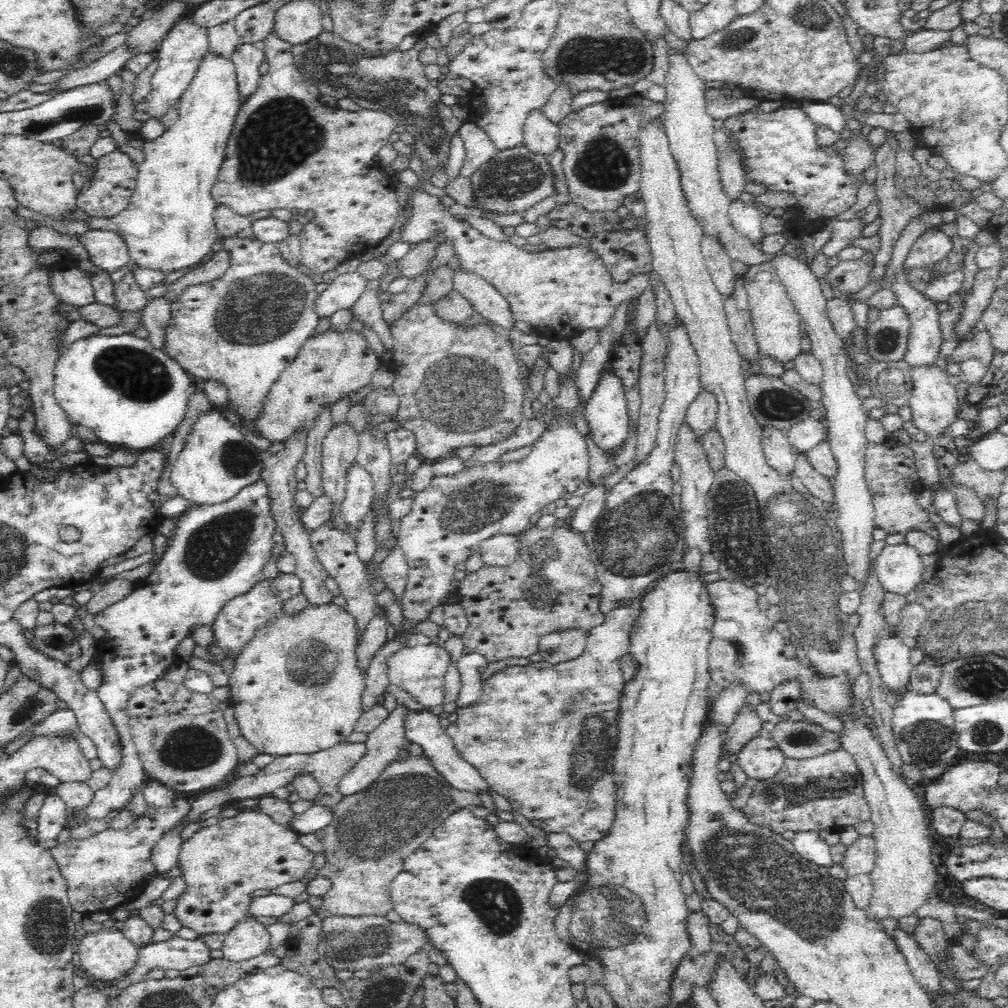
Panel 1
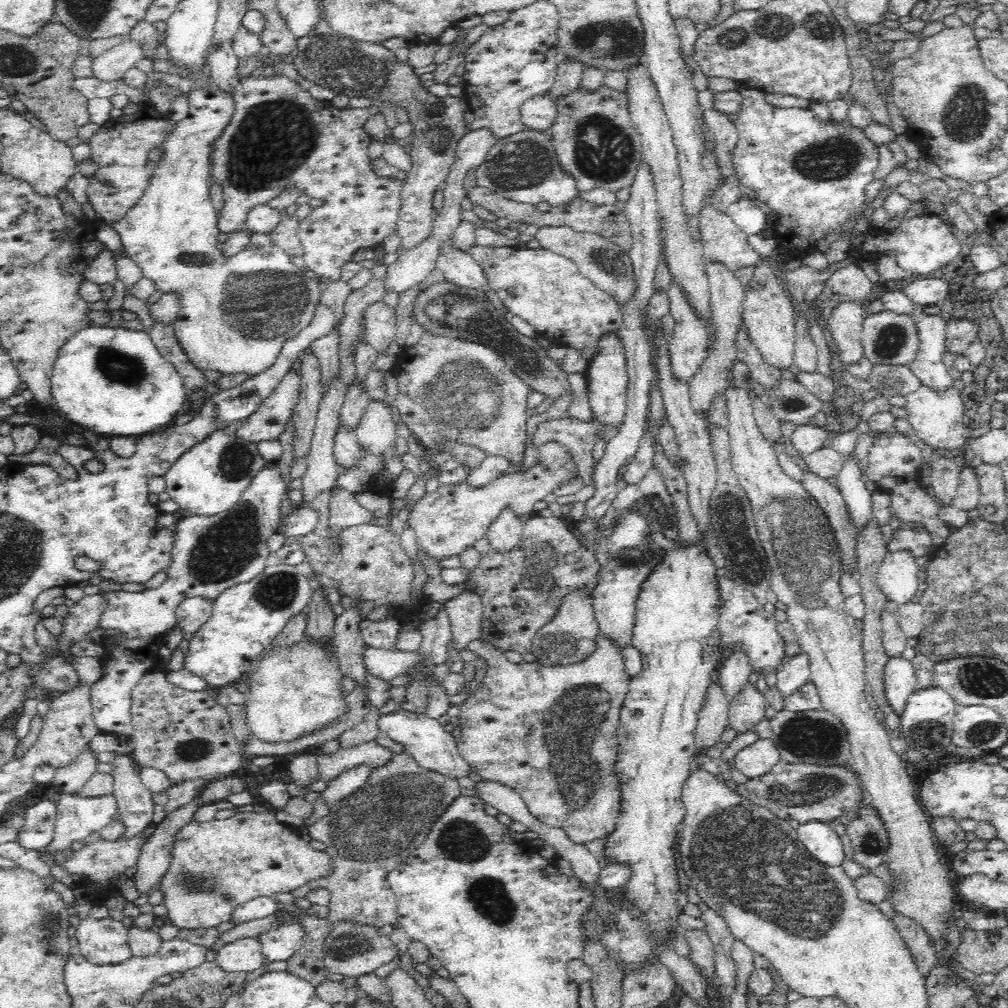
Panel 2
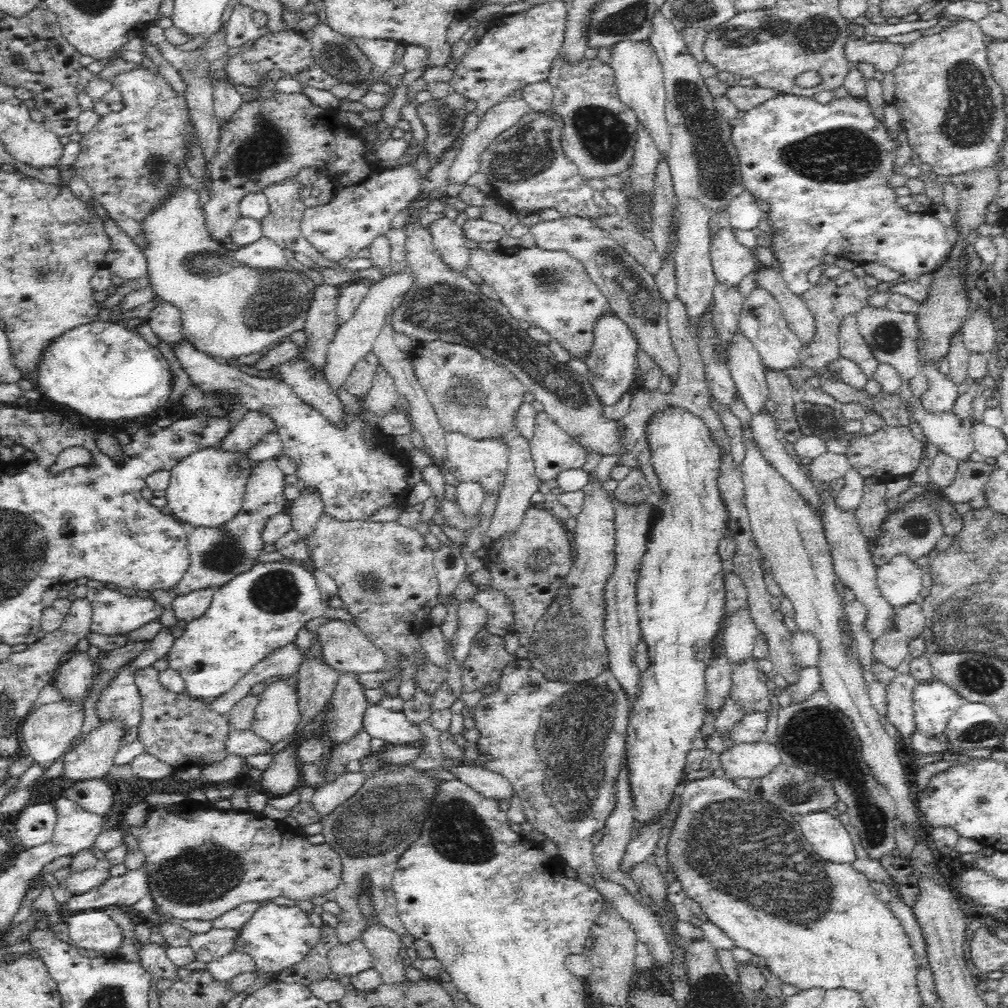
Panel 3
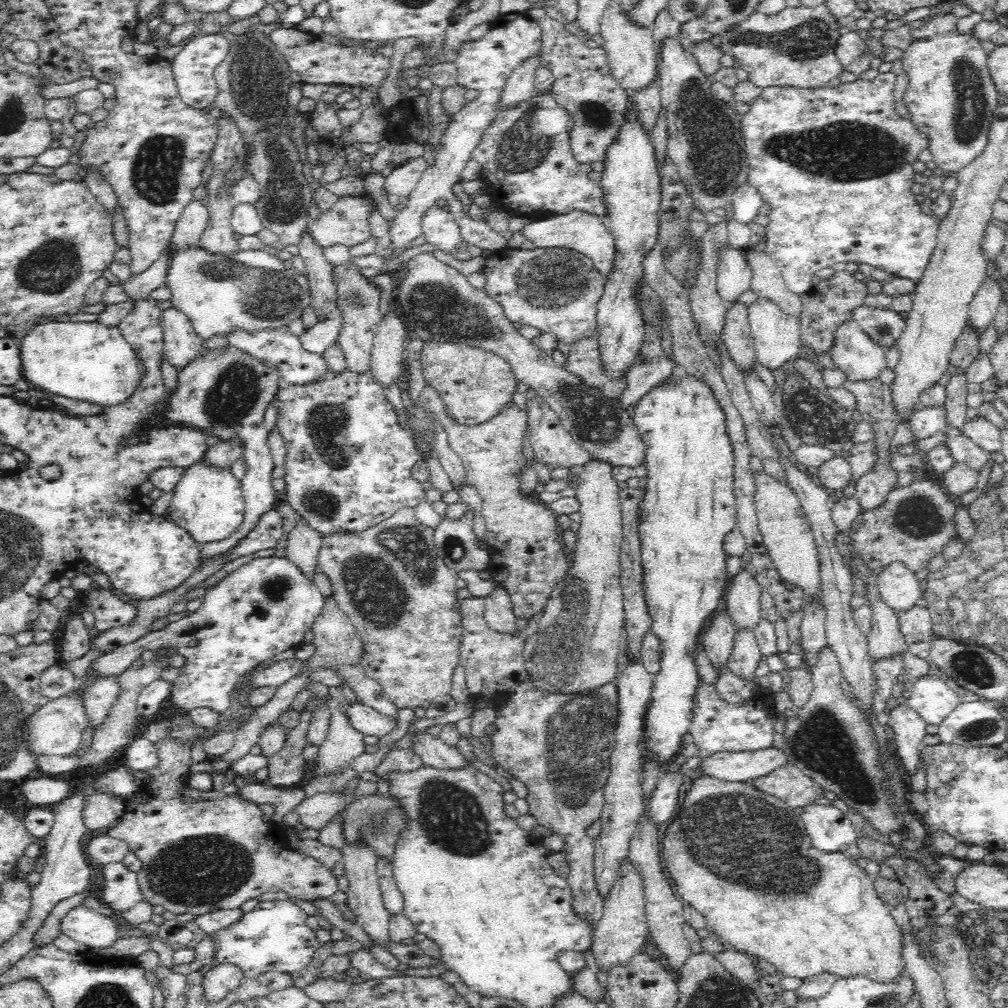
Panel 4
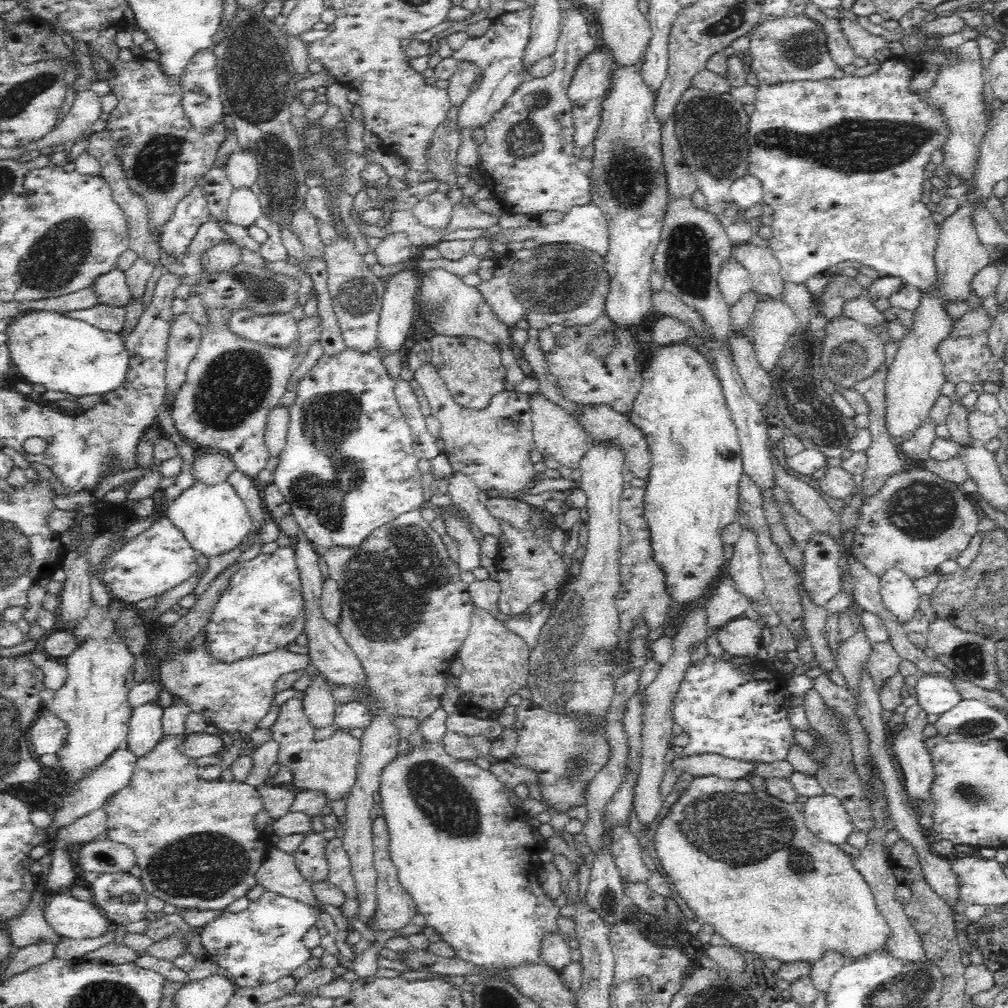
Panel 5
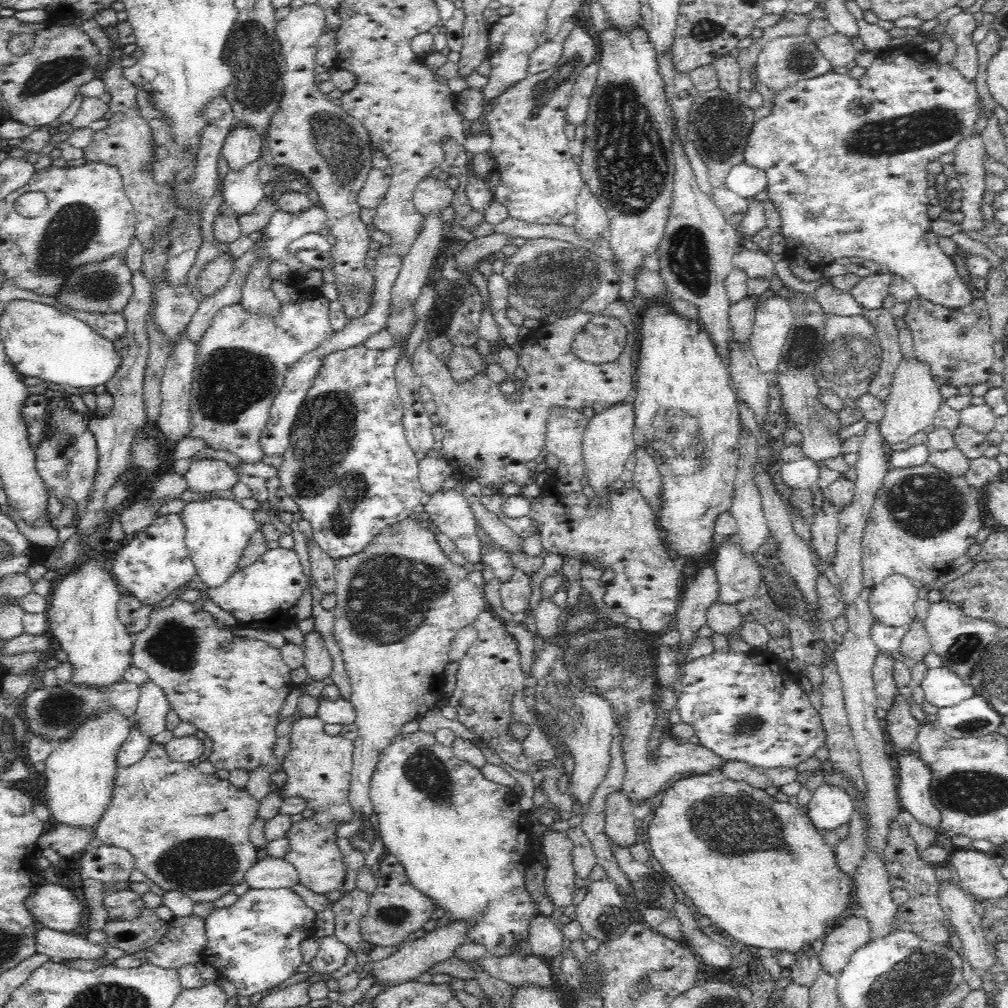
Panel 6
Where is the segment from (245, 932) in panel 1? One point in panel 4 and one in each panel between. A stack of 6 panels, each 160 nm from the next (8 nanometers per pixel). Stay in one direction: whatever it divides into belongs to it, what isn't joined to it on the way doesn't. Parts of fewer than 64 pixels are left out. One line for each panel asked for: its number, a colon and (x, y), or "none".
2: (244, 954)
3: (235, 963)
4: (223, 977)

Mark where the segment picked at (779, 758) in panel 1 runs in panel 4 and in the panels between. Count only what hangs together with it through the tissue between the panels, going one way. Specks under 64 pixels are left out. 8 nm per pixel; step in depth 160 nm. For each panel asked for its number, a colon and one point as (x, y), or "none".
2: (756, 760)
3: (756, 760)
4: (740, 767)

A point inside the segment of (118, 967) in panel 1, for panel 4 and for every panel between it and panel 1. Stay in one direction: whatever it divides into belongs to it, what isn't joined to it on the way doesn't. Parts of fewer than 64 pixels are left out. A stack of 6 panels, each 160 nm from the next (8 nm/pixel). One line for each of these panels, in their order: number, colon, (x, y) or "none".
2: (102, 941)
3: (95, 930)
4: (97, 931)

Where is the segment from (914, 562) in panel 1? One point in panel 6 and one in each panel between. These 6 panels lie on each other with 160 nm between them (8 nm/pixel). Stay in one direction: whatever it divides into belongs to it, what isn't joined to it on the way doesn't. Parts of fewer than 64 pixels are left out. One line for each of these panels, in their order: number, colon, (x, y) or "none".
2: (898, 575)
3: (899, 580)
4: (899, 587)
5: (897, 589)
6: (892, 601)

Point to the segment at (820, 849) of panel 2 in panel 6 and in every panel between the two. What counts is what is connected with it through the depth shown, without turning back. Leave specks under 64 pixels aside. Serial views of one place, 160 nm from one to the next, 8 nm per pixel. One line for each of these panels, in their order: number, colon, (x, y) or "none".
3: (829, 838)
4: (831, 831)
5: (826, 817)
6: (830, 807)

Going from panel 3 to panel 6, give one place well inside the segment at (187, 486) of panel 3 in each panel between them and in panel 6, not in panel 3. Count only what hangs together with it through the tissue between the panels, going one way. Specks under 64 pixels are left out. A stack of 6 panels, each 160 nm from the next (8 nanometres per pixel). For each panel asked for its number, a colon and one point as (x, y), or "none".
4: (208, 502)
5: (214, 518)
6: (217, 530)

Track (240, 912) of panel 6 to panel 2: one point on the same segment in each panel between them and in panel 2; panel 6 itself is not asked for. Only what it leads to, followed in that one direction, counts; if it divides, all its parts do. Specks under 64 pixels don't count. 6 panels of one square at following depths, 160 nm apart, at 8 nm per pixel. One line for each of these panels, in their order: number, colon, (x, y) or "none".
2: (278, 945)
3: (277, 936)
4: (273, 937)
5: (264, 943)

